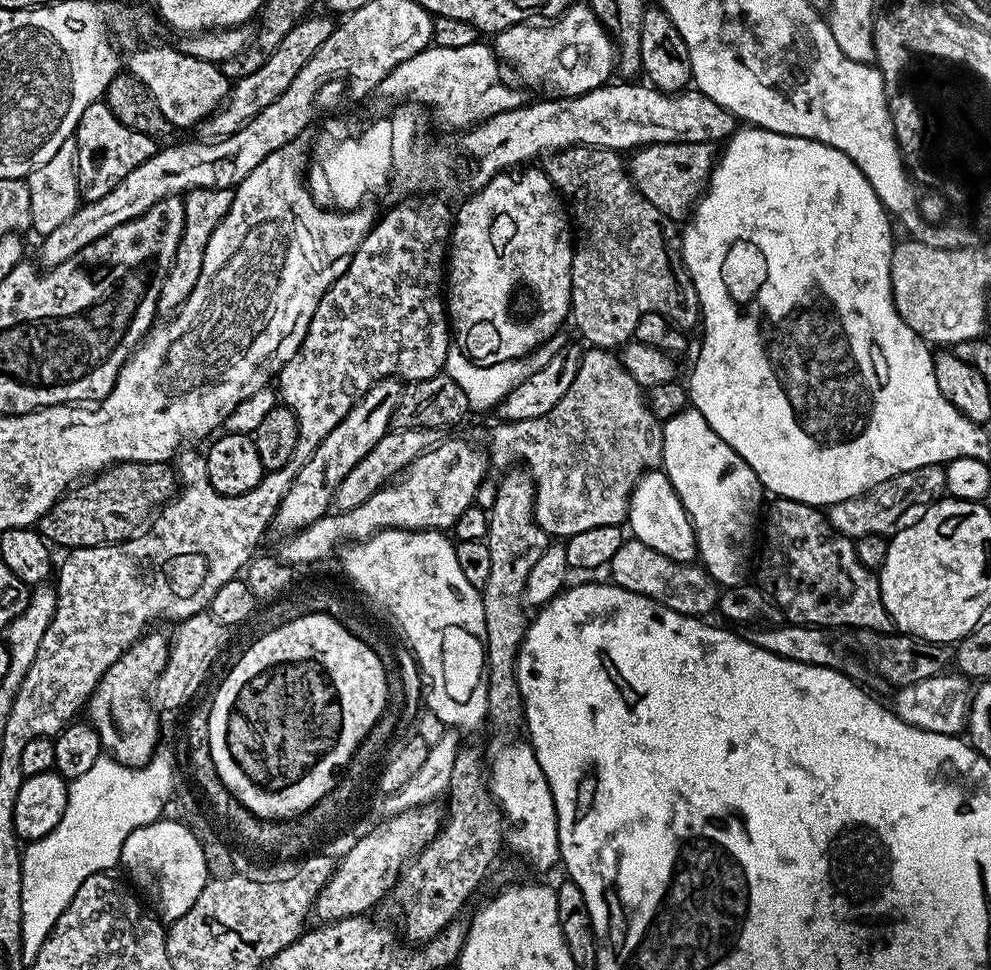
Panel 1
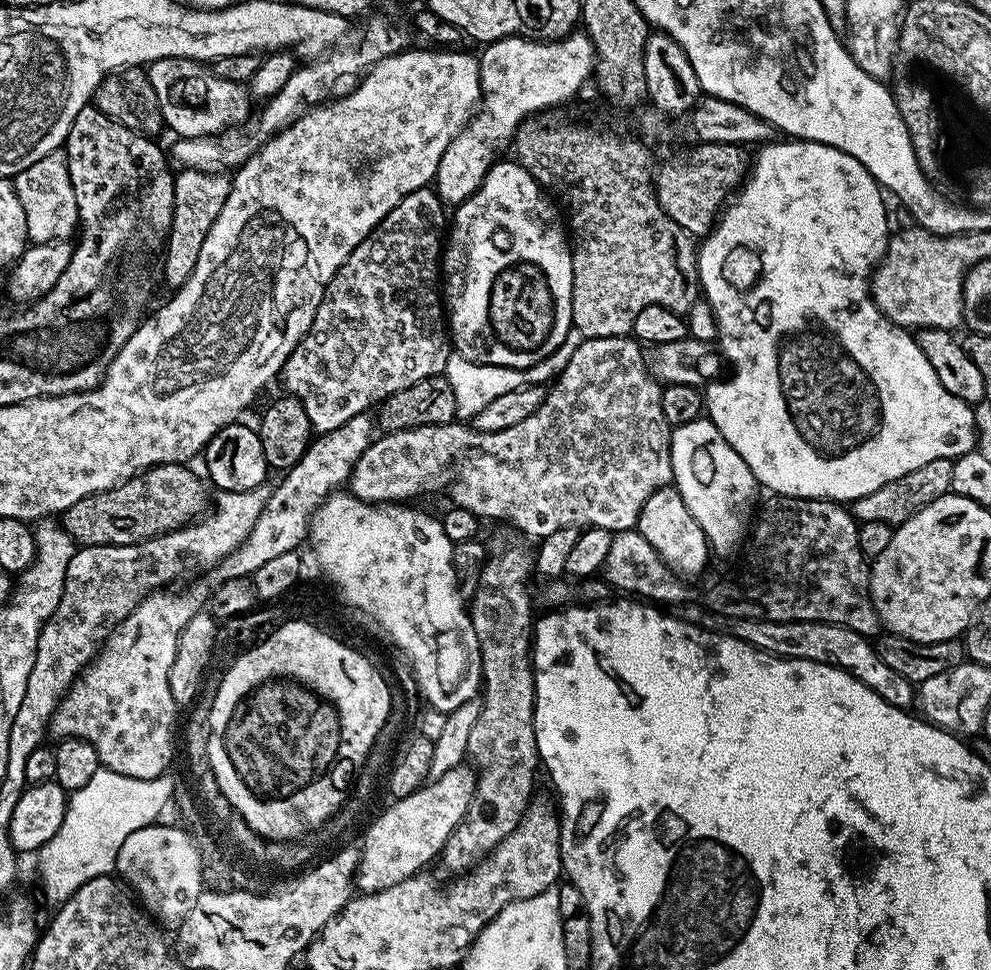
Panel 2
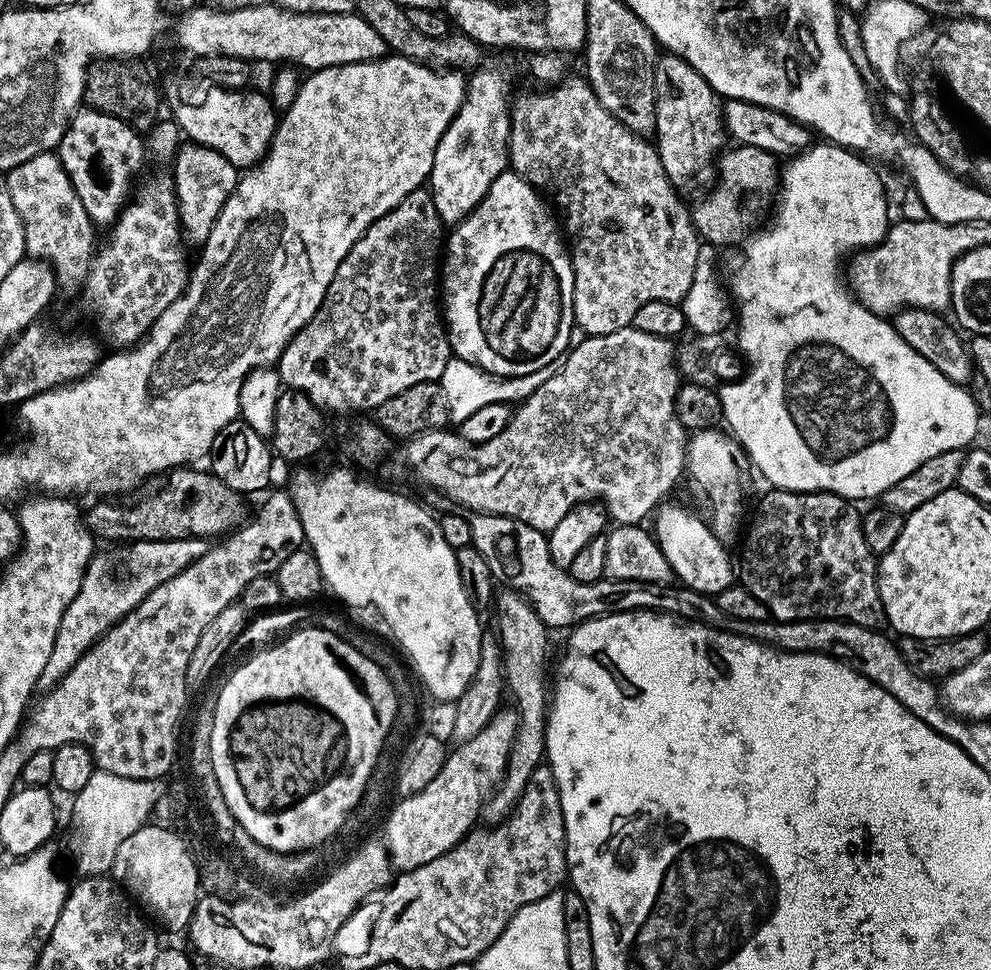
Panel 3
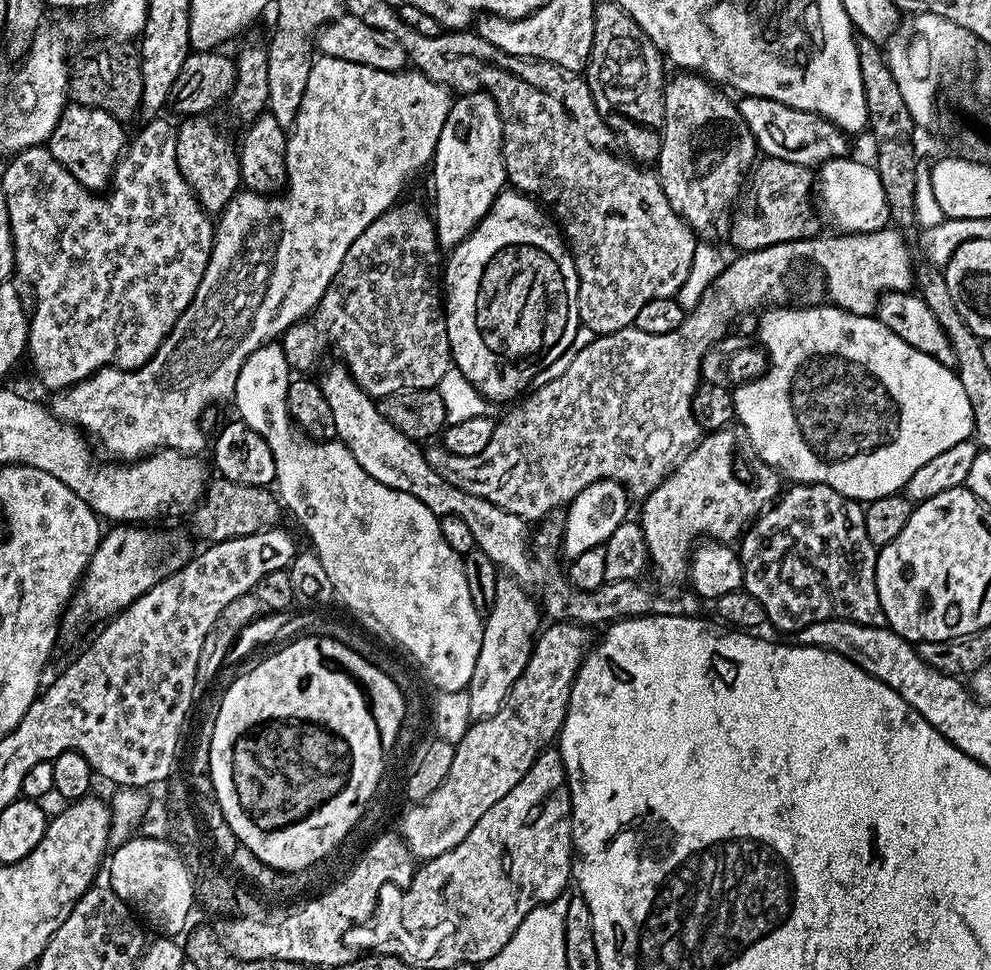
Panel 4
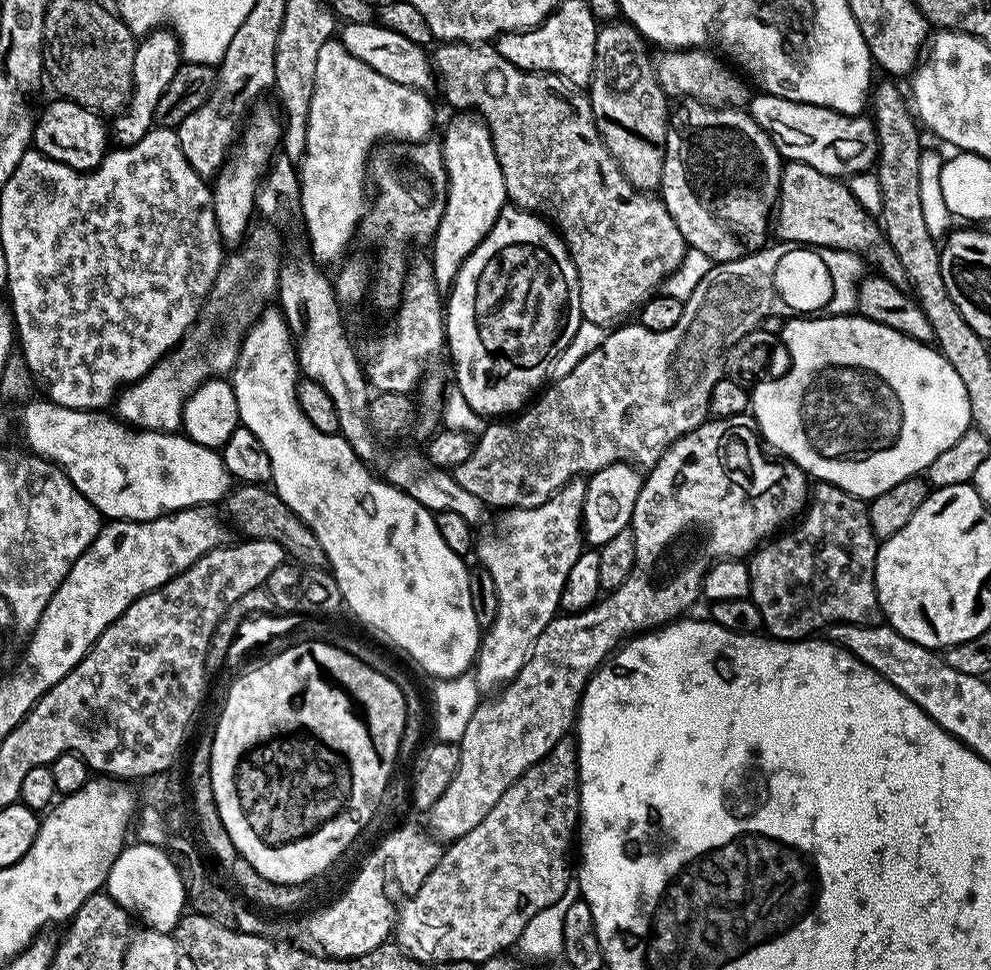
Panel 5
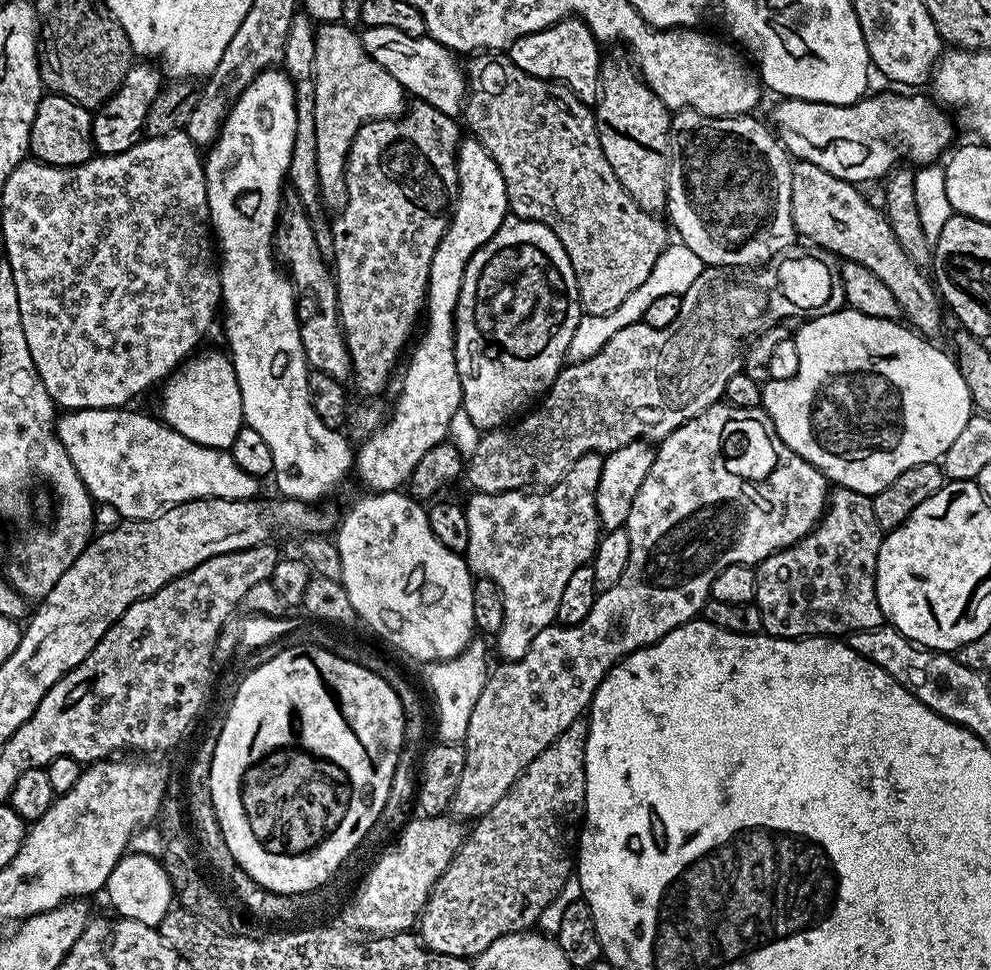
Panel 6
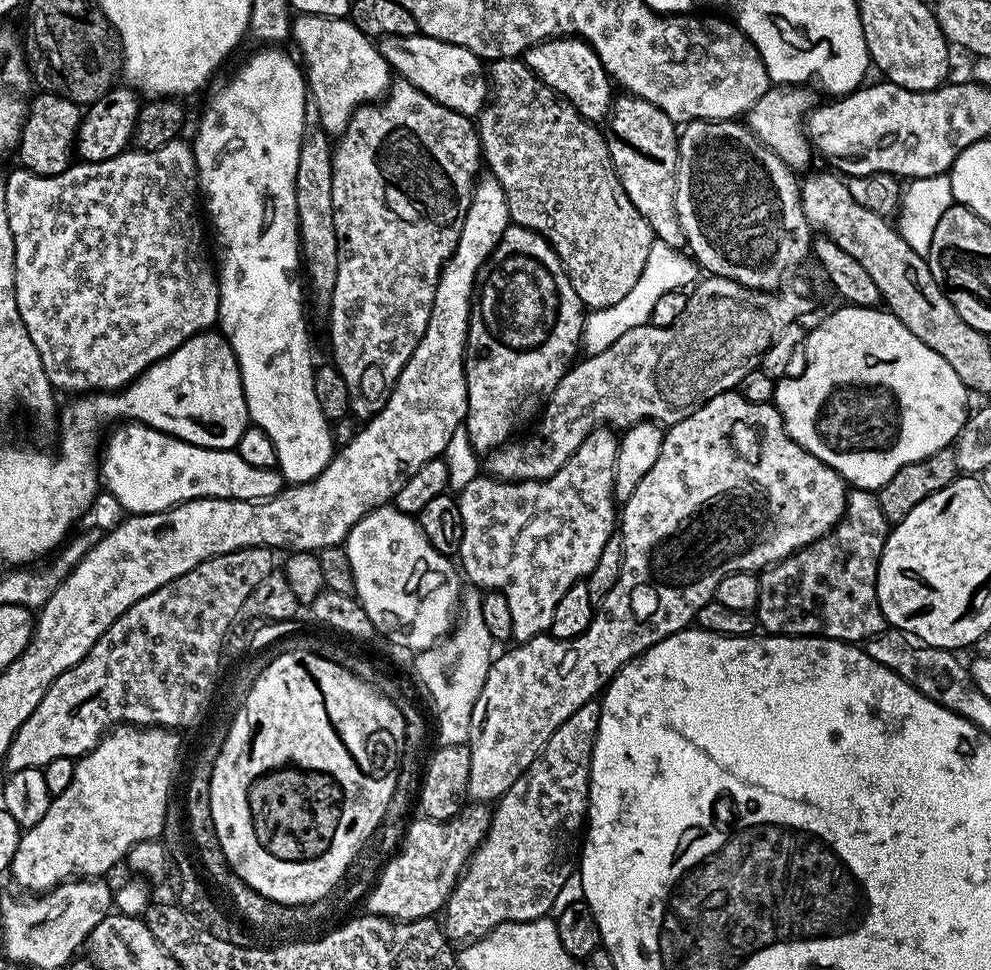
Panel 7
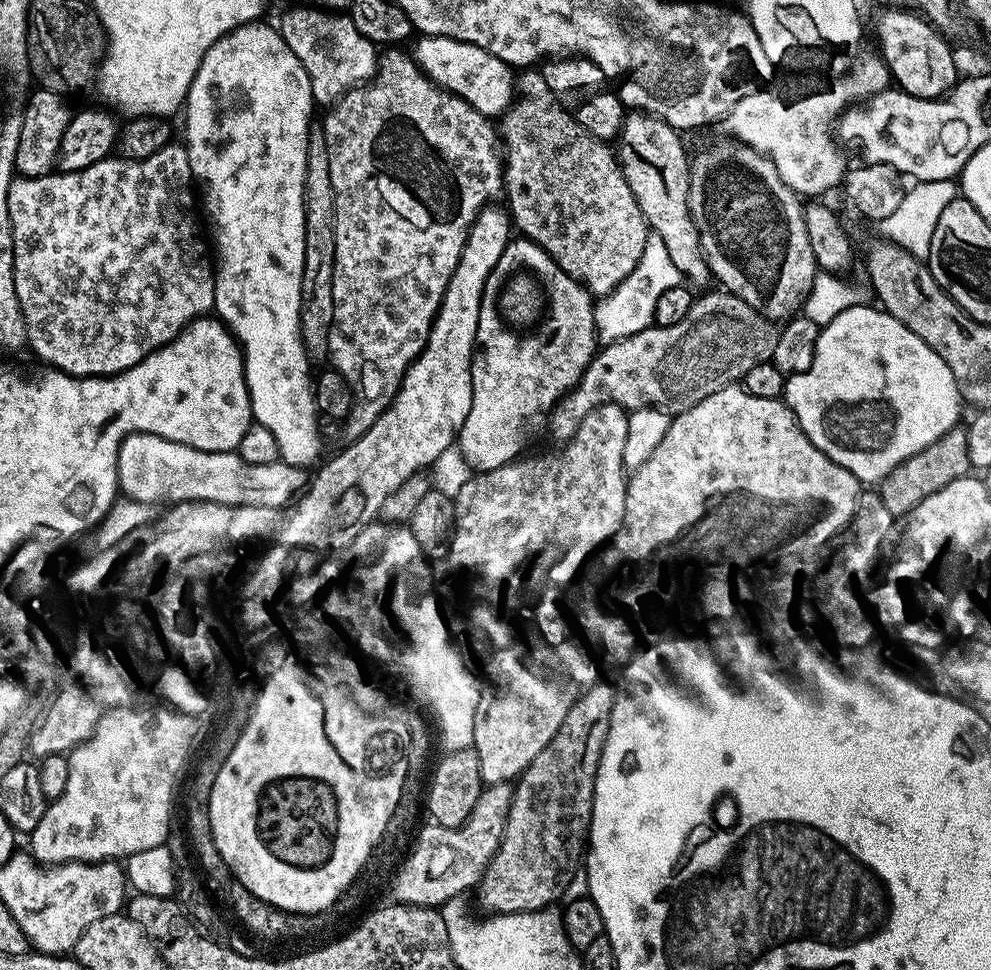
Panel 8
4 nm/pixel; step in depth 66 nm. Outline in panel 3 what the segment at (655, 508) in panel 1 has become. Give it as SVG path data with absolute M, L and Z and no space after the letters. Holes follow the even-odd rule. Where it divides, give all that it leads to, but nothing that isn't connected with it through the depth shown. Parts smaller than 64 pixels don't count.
M661 503L654 513L654 535L666 562L670 562L672 575L683 587L715 598L722 594L722 590L737 583L734 556L728 553L729 549L712 533L712 525L703 515L695 516L676 504L668 503Z

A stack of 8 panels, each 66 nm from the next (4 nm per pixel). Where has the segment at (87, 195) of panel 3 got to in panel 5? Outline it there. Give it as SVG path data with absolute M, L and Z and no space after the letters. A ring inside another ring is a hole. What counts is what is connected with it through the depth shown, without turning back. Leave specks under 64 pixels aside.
M52 98L52 101L45 106L44 113L41 116L39 113L35 121L32 144L35 151L49 156L54 162L65 164L79 172L91 172L104 161L109 151L110 128L99 112L83 108L63 98Z

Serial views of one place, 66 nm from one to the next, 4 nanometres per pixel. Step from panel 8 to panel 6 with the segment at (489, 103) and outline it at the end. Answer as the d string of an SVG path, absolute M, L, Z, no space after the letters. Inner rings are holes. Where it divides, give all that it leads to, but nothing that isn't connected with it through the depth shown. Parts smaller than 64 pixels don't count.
M374 26L364 28L359 33L362 46L394 82L404 87L405 93L417 101L434 106L438 110L453 108L459 113L466 104L468 81L465 69L459 64L457 53L451 48L442 46L431 36L425 34L418 38L410 38L410 34L402 34L402 30L390 30L390 26Z

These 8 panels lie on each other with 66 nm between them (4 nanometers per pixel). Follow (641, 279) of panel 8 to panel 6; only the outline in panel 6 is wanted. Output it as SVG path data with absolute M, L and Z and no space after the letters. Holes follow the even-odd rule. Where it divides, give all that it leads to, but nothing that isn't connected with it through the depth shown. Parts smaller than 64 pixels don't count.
M679 242L669 243L658 258L658 262L654 264L654 270L650 270L650 278L646 278L646 282L642 282L642 286L638 286L638 290L634 290L634 294L630 294L630 298L626 298L626 302L622 302L622 306L618 306L618 310L605 316L581 315L578 326L574 330L574 338L570 338L567 363L577 364L586 362L586 358L594 358L594 354L598 354L598 350L602 350L602 346L606 346L606 342L610 342L610 338L614 338L614 334L618 334L618 330L631 324L641 323L646 314L646 306L650 306L650 302L654 302L654 298L662 298L662 294L683 297L685 290L694 286L694 278L698 278L698 274L702 274L705 266L702 258L698 258L698 254L694 254L694 250L690 250Z

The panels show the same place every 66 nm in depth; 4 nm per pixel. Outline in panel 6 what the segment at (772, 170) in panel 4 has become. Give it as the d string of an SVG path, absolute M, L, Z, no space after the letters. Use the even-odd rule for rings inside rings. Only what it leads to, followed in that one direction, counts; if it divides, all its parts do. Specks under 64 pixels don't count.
M796 160L792 165L792 177L790 178L790 206L797 237L804 239L805 236L810 243L817 244L818 247L840 256L841 261L858 262L866 266L870 274L878 274L878 279L885 284L886 290L894 294L894 302L898 302L900 307L900 316L921 336L936 338L940 327L944 324L945 309L942 307L942 301L929 273L907 256L894 236L894 231L891 230L885 213L879 207L876 209L860 192L863 191L857 185L846 182L842 178L834 178L834 174L826 174L826 170L814 166L814 162Z

